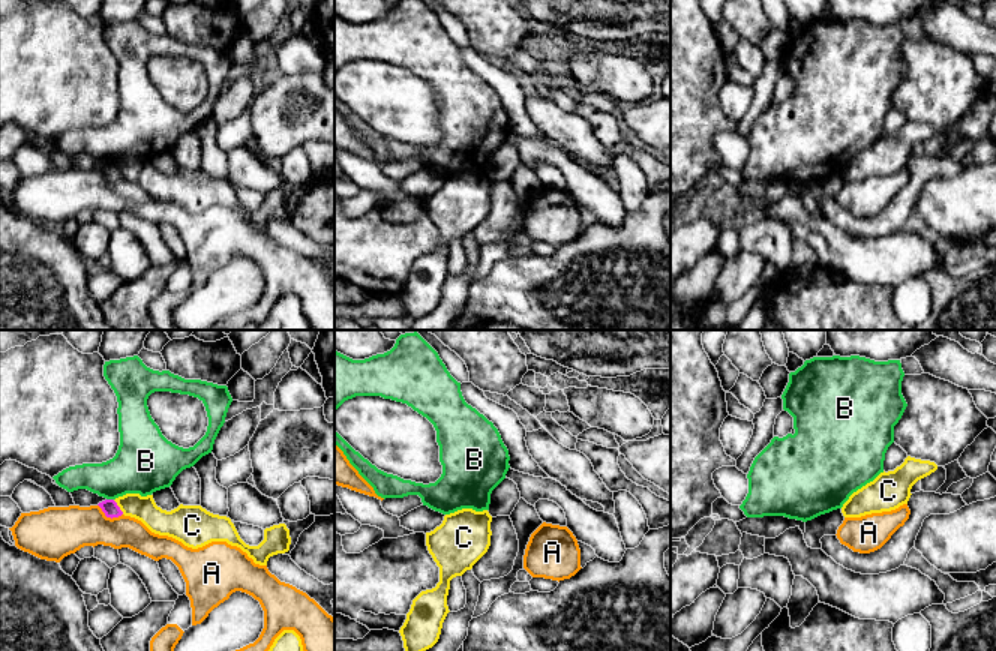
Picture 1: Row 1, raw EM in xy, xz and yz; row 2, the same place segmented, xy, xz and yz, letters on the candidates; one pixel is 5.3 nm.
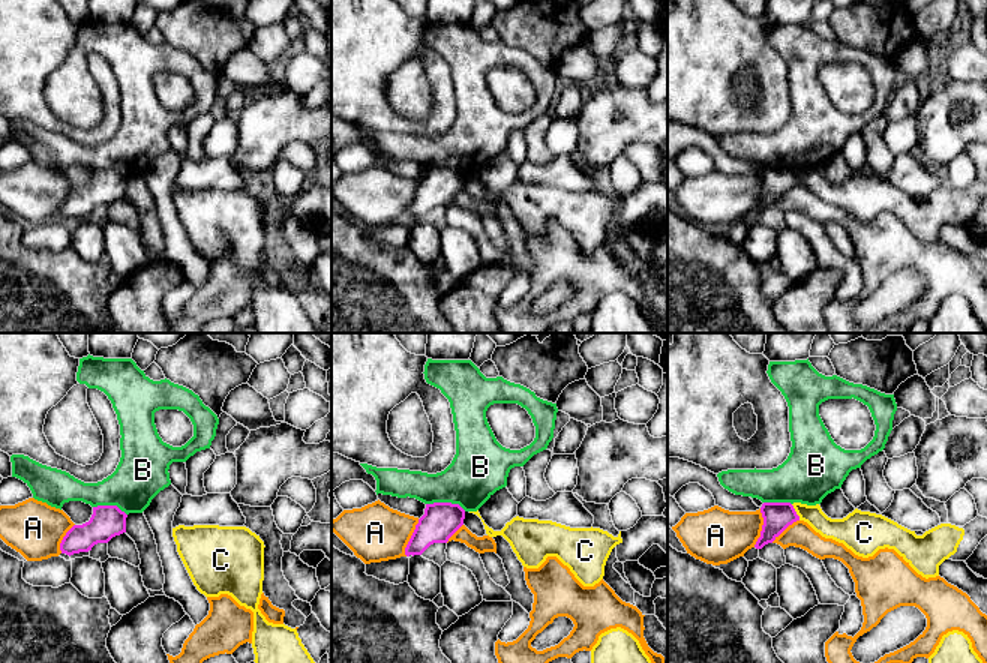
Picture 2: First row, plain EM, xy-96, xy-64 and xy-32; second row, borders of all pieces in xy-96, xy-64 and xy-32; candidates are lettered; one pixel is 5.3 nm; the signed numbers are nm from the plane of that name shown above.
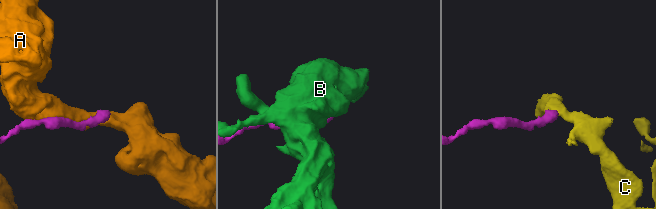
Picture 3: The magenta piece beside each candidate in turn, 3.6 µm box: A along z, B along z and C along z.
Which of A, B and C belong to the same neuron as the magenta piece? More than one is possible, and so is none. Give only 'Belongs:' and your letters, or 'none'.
Belongs: none

